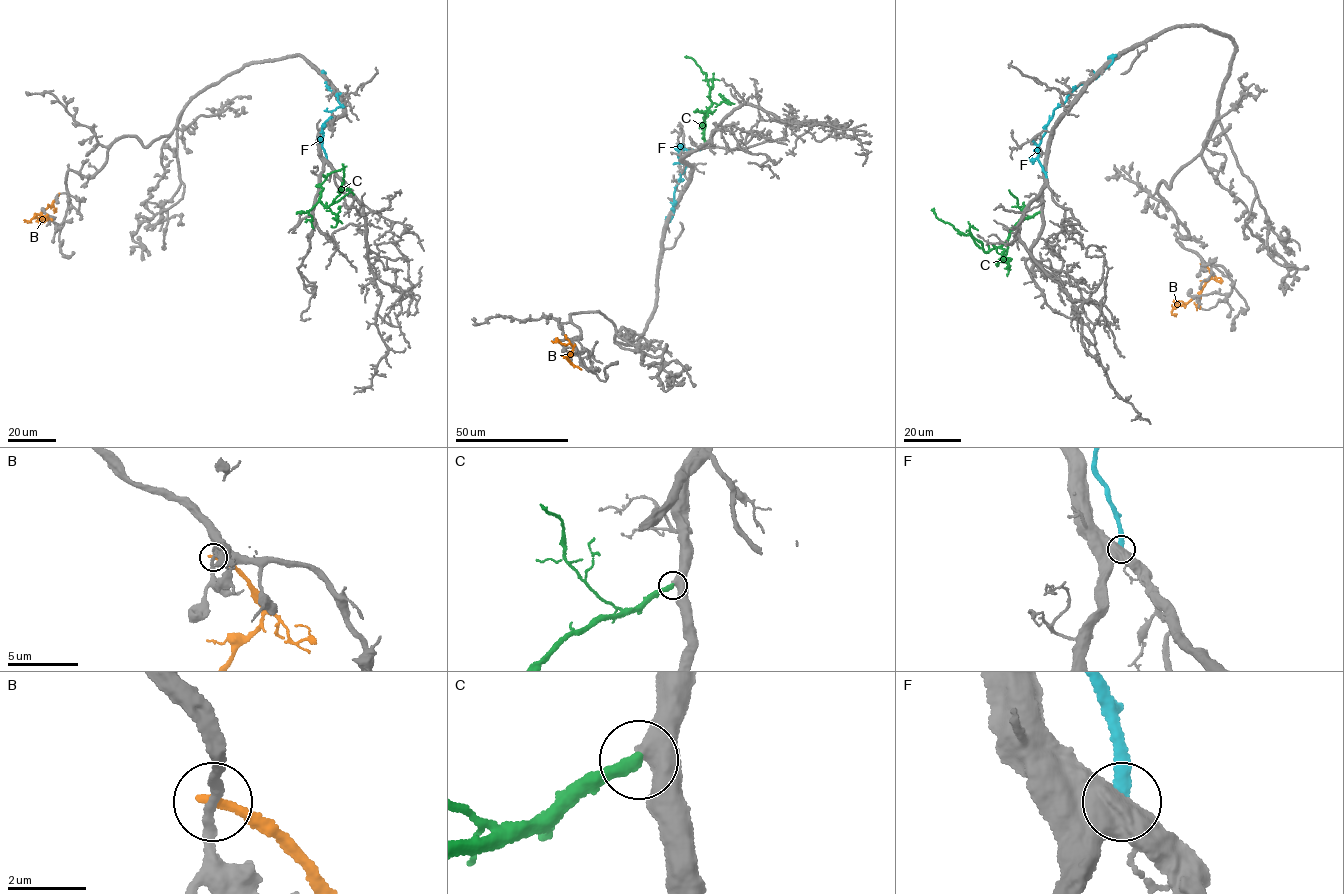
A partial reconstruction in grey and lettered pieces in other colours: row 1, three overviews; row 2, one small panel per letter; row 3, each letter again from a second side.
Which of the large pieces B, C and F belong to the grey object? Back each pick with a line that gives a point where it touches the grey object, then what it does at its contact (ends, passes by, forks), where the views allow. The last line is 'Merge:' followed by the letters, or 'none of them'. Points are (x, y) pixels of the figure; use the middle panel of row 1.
C: (705, 142) | it ends
Merge: C

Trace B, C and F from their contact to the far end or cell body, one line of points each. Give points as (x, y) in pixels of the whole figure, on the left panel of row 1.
B: (59, 193), (42, 212), (41, 215), (49, 218), (23, 220)
C: (319, 184), (323, 188), (319, 200), (326, 207), (341, 191), (342, 163)
F: (326, 160), (322, 129), (332, 111), (341, 104), (336, 95), (328, 89), (321, 71)

